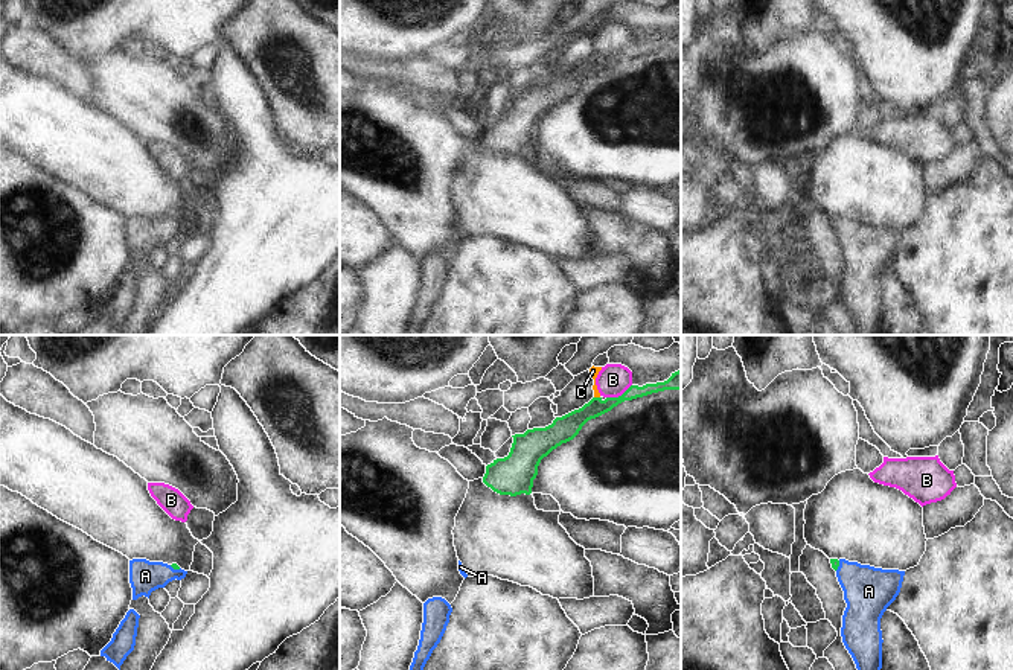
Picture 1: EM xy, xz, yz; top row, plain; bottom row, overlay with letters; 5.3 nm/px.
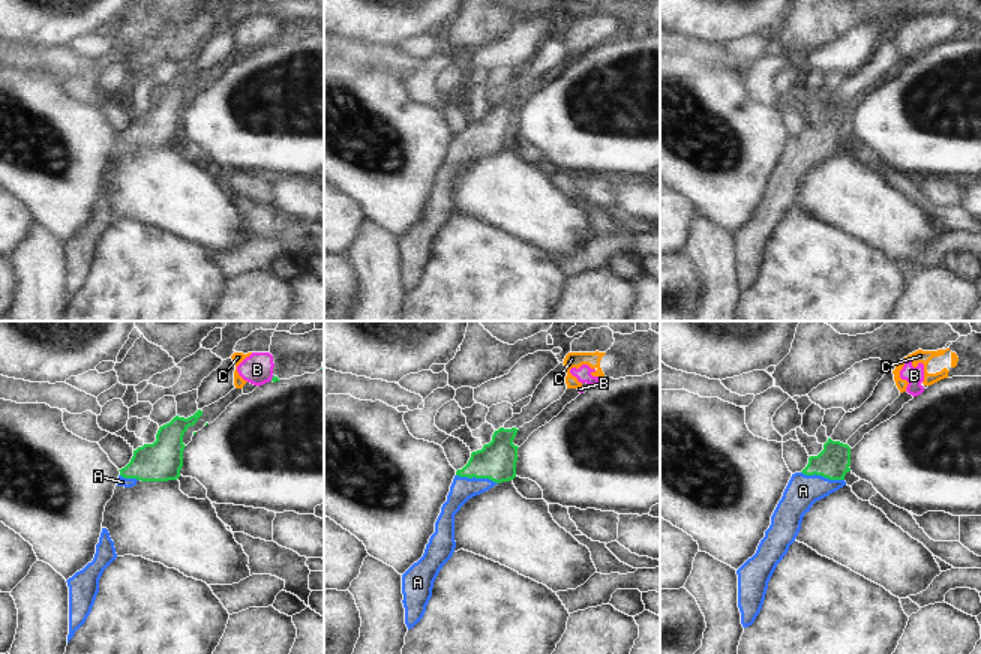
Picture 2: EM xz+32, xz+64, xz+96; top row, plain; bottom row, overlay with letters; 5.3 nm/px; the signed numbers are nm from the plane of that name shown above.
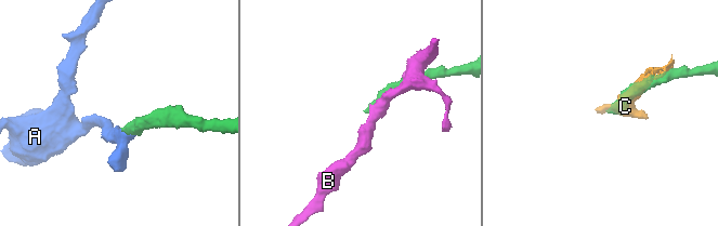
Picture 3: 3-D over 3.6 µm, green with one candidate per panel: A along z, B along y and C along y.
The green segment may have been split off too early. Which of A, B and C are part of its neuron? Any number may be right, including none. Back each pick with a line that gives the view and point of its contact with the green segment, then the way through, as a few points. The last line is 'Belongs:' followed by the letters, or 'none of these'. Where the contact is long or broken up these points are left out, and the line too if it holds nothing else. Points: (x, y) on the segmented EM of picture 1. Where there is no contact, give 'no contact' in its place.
A: contact xy (175, 568); way xy (174, 565), (175, 568), (169, 573), (145, 576)
Belongs: A

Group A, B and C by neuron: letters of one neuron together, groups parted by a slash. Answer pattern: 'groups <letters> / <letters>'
groups A / B C

